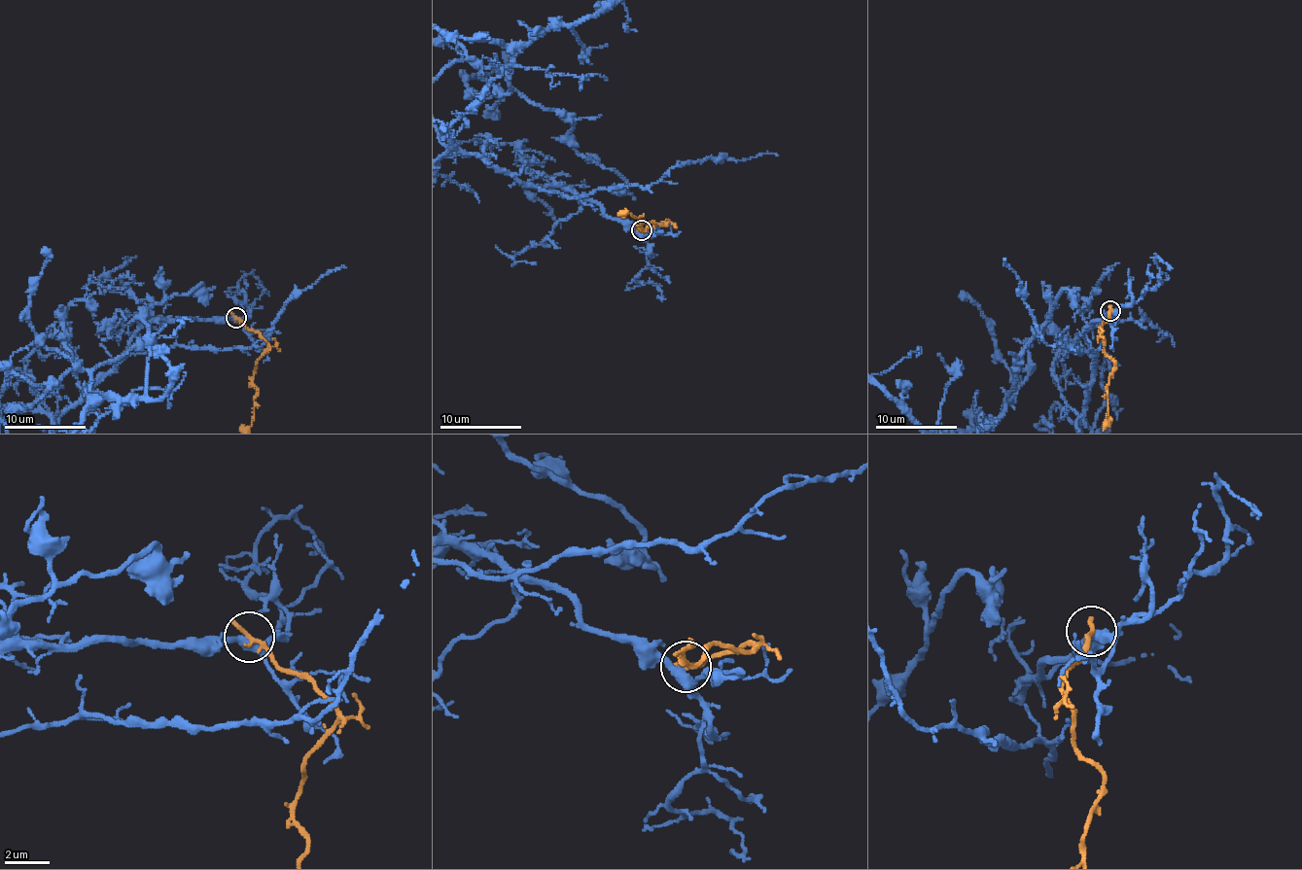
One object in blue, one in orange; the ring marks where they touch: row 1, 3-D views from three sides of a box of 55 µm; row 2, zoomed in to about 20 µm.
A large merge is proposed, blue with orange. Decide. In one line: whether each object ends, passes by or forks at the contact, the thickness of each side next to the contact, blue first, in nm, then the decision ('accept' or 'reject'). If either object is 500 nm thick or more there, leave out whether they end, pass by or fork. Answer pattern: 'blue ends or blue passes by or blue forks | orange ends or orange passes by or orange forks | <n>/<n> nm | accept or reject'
blue passes by | orange ends | 400/280 nm | reject

